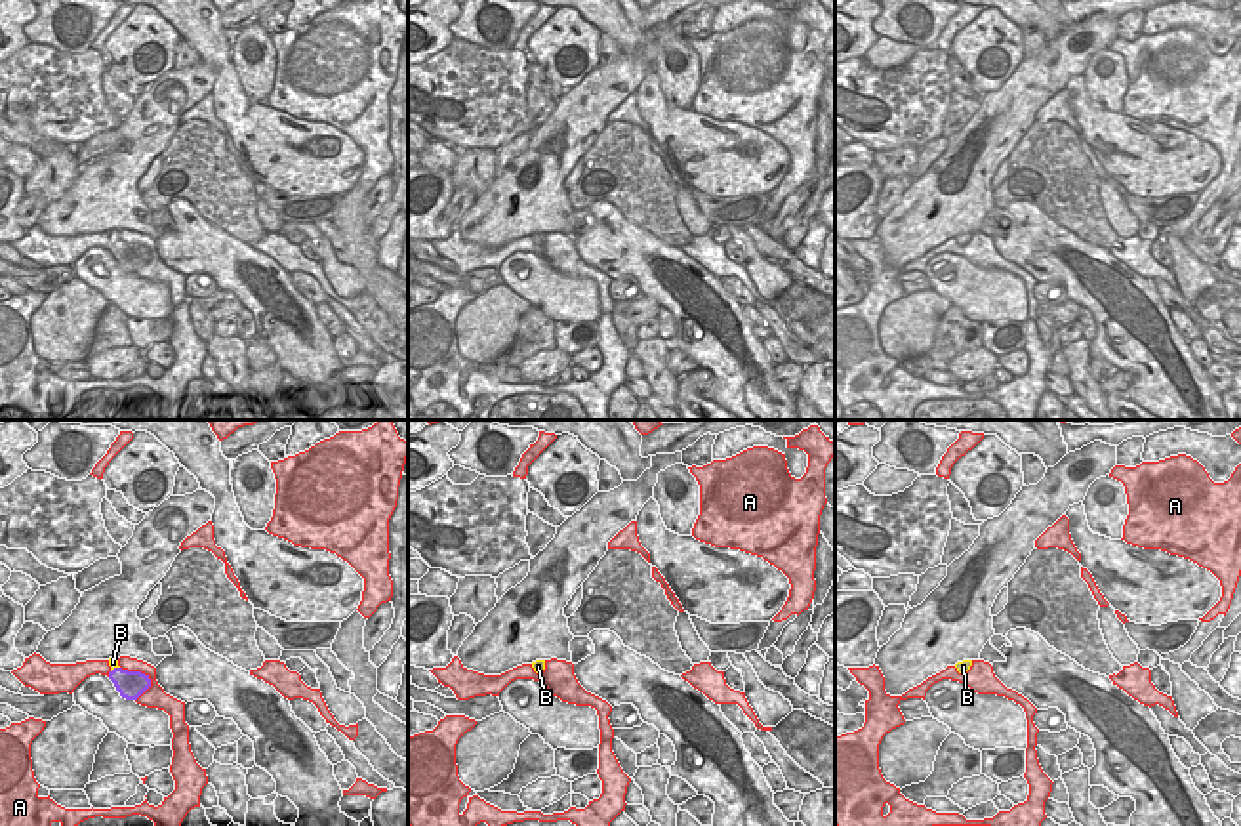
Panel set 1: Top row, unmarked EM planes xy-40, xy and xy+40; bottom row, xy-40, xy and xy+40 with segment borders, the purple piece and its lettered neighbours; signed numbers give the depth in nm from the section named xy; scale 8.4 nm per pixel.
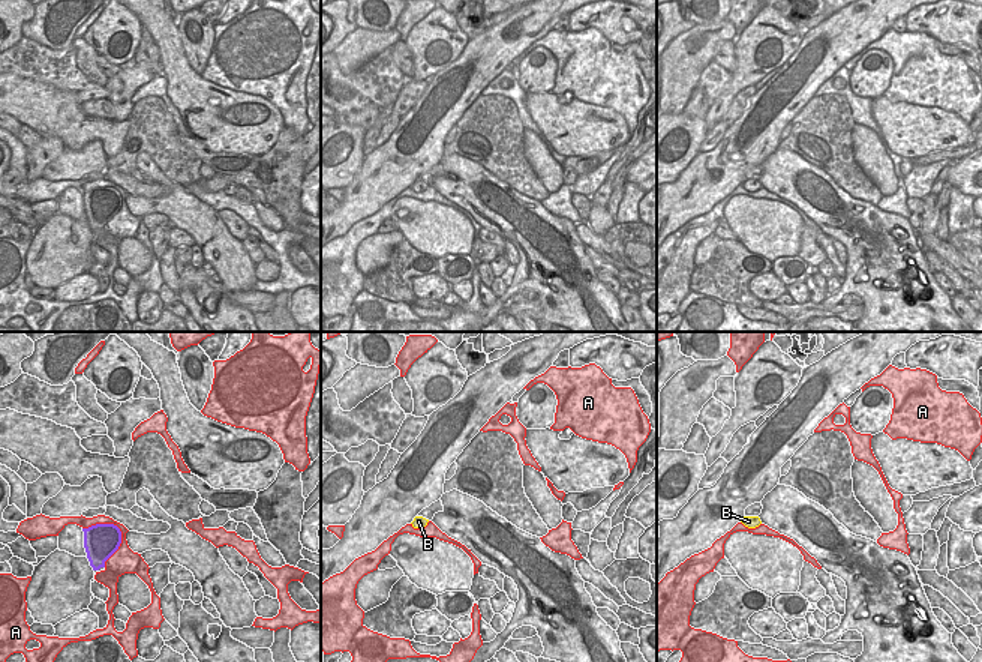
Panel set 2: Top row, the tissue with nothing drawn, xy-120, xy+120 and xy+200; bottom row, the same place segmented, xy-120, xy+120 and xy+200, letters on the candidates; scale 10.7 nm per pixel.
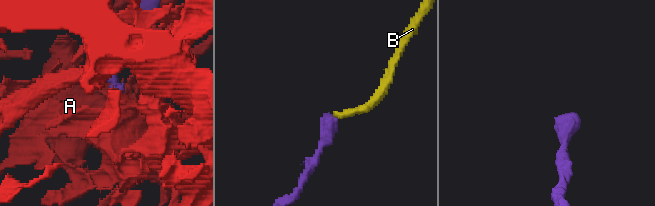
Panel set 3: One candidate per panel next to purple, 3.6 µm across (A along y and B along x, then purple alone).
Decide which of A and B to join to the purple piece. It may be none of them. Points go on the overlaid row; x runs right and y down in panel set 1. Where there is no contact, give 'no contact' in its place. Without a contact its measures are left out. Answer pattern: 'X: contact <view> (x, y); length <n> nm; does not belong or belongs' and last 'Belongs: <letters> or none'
A: contact xy-40 (145, 676); length 340 nm; does not belong
B: contact xy-40 (115, 668); length 100 nm; belongs
Belongs: B

